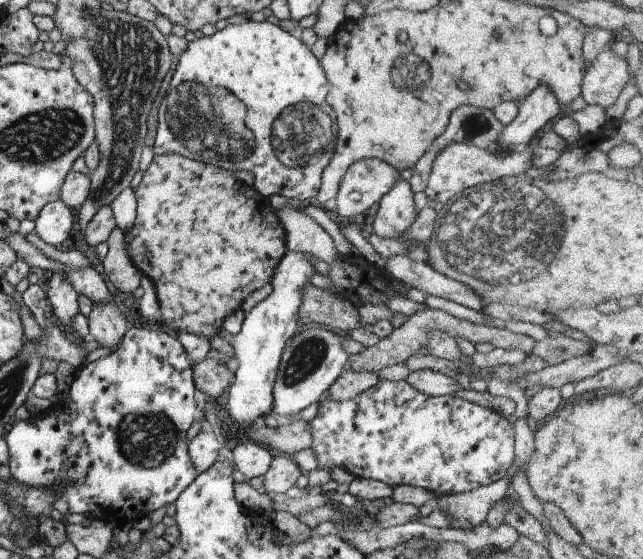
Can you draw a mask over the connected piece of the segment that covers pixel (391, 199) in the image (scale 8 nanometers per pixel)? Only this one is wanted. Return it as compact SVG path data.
M397 180L391 190L377 201L377 213L369 222L373 234L379 238L401 236L417 216L412 197L407 181Z

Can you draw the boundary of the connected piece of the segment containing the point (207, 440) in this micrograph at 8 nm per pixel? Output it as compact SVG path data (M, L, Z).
M199 431L186 445L189 460L198 473L205 472L213 462L221 458L218 454L221 446L219 439L218 433Z

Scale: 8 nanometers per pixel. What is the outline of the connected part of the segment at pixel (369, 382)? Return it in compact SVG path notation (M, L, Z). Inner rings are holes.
M343 370L337 377L337 380L329 386L327 390L327 400L331 402L343 402L351 400L357 394L365 392L367 388L371 388L377 382L376 372L351 372L351 370Z

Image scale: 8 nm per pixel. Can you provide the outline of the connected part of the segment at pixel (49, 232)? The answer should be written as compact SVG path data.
M61 199L46 204L35 218L35 234L51 246L60 246L71 230L72 212Z

